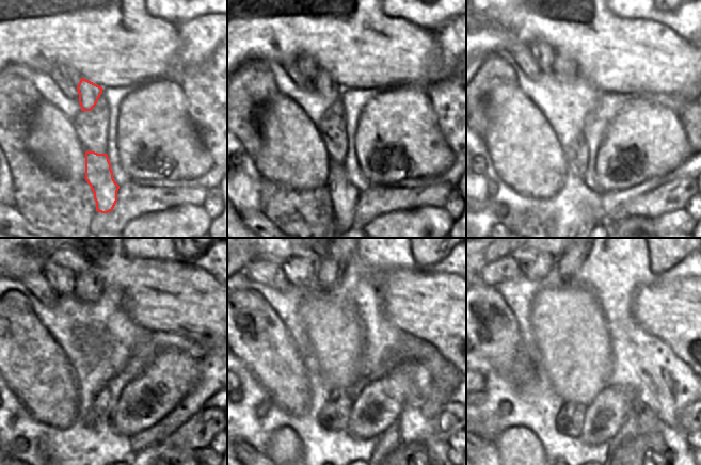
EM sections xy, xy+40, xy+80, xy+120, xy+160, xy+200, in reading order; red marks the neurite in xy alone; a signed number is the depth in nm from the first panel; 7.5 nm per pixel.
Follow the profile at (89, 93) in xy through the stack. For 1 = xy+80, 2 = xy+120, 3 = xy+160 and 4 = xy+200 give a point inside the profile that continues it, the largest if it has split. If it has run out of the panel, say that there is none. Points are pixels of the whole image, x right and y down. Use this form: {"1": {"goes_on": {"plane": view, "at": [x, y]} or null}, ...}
{"1": {"goes_on": {"plane": "xy+80", "at": [564, 70]}}, "2": {"goes_on": {"plane": "xy+120", "at": [89, 287]}}, "3": {"goes_on": {"plane": "xy+160", "at": [329, 273]}}, "4": {"goes_on": {"plane": "xy+200", "at": [568, 265]}}}

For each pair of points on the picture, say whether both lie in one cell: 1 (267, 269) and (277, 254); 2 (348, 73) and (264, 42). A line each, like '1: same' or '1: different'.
1: different
2: same

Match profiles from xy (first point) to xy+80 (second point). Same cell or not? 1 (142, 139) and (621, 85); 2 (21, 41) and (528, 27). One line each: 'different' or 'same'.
1: different
2: same

